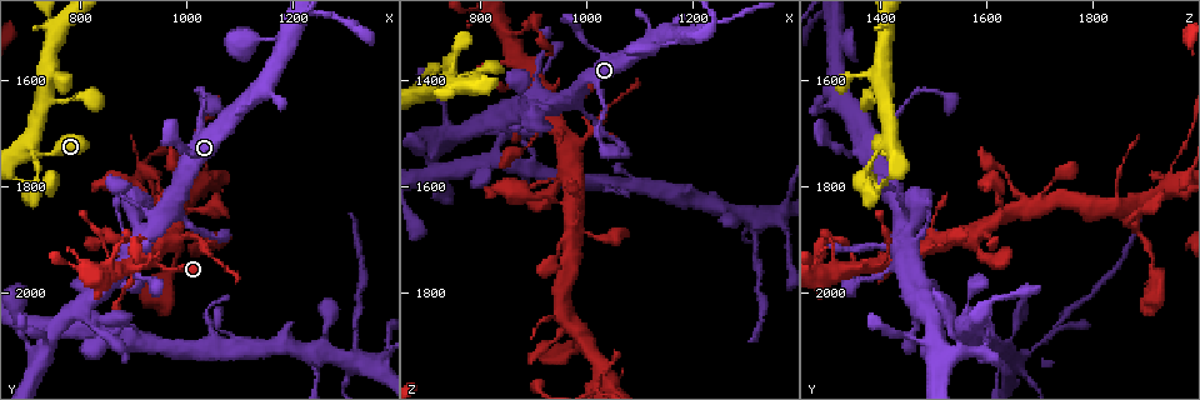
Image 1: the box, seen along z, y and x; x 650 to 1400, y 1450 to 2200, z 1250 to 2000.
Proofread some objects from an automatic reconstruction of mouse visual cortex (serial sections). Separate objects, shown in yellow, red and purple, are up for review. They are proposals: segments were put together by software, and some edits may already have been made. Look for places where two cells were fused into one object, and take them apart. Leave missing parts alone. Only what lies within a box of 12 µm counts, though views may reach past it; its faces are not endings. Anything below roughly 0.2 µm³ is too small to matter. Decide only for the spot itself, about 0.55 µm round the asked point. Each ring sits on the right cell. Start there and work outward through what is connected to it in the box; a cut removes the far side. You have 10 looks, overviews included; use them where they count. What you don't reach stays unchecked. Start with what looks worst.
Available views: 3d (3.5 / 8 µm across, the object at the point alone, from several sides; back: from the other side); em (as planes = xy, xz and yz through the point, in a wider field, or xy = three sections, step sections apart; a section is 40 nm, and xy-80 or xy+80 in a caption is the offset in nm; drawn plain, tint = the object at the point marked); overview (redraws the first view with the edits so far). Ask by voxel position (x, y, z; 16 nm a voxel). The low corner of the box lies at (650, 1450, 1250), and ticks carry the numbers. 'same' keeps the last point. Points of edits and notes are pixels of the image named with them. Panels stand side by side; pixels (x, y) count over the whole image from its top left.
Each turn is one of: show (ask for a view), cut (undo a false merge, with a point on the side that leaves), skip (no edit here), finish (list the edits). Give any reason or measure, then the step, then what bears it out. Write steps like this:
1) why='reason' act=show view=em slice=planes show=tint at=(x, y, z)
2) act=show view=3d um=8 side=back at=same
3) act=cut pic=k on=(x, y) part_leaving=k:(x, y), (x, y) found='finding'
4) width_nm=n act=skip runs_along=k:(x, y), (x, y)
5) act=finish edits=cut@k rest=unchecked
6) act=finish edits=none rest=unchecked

why='sudden change in width' act=show view=3d um=8 at=(1035, 1755, 1955)

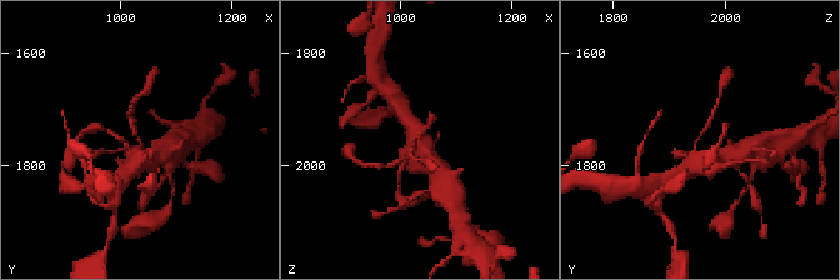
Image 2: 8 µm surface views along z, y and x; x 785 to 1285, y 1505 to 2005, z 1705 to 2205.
act=show view=3d um=3.5 at=(1035, 1750, 1955)

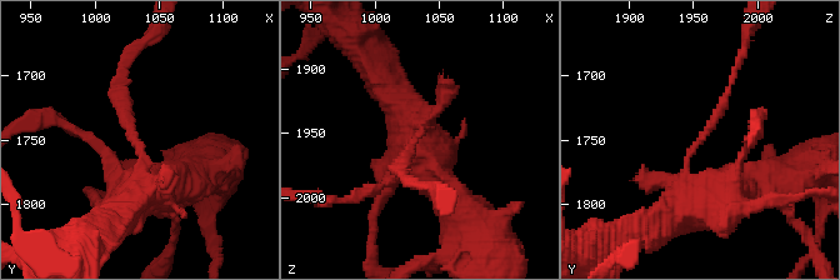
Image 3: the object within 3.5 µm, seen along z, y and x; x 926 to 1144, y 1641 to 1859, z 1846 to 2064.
why='shape alone is not enough' act=show view=em slice=xy step=5 show=tint at=(1034, 1752, 1954)

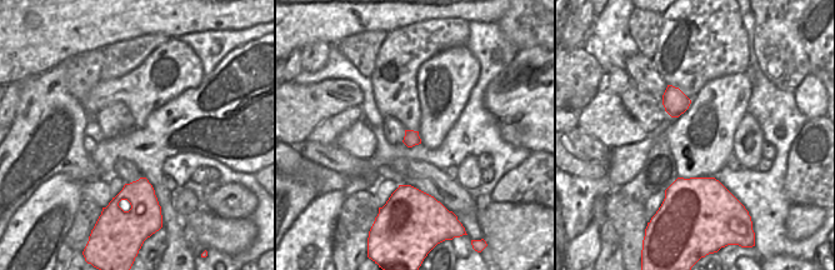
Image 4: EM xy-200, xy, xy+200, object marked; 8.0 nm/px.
act=skip runs_along=3:(679, 206), (691, 199), (685, 160), (736, 69) found='continuous, no second cell'

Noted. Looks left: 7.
why='sharp bend' act=show view=3d um=3.5 at=(720, 1800, 1380)

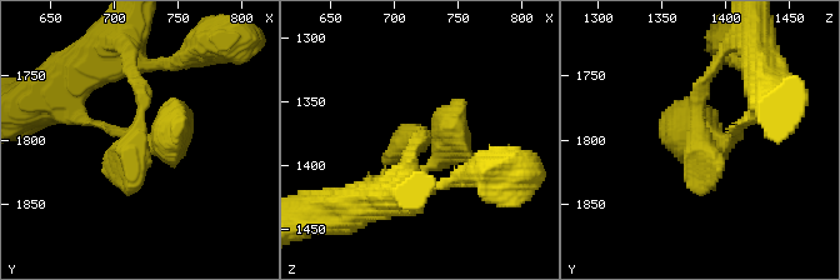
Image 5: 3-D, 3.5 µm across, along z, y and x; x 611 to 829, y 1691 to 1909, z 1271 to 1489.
why='shape alone is not enough' act=show view=em slice=planes show=tint at=(720, 1802, 1380)

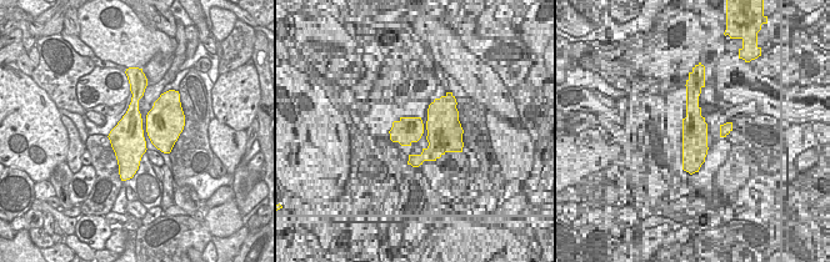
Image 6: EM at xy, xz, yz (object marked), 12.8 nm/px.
act=skip runs_along=5:(133, 63), (140, 139), (186, 111) found='continuous, no second cell'

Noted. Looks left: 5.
act=show view=em slice=xy step=5 show=tint at=(1240, 2120, 1630)

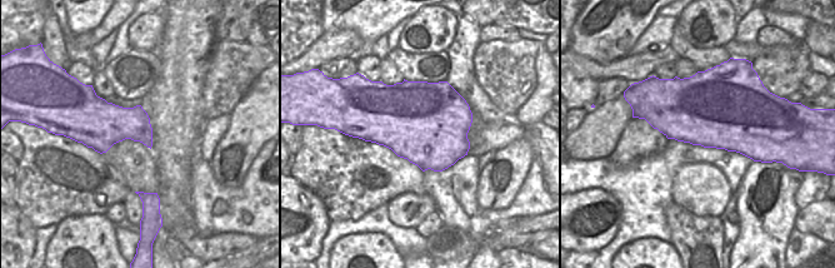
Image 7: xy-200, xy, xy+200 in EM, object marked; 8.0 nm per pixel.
act=show view=3d um=3.5 at=same

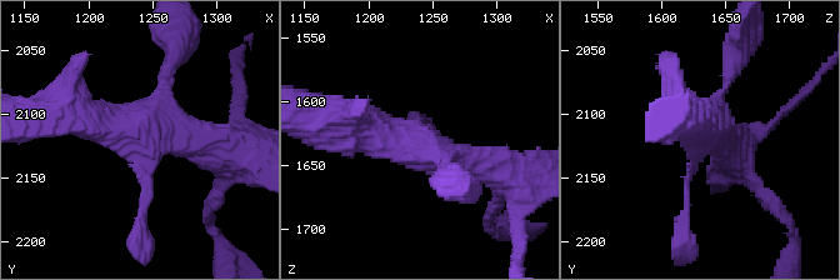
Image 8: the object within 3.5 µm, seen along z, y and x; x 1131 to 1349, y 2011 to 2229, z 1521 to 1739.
act=skip runs_along=8:(343, 125), (495, 166) found='one cell here'

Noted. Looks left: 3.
act=show view=3d um=3.5 at=(1350, 2135, 1660)

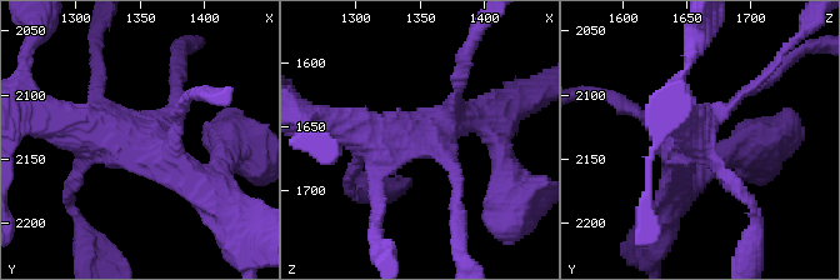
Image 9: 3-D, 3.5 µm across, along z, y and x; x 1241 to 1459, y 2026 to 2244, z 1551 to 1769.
arms=4 act=skip runs_along=9:(68, 121), (144, 136), (198, 190) found='all the same cell'

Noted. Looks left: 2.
act=finish edits=none rest=unchecked

